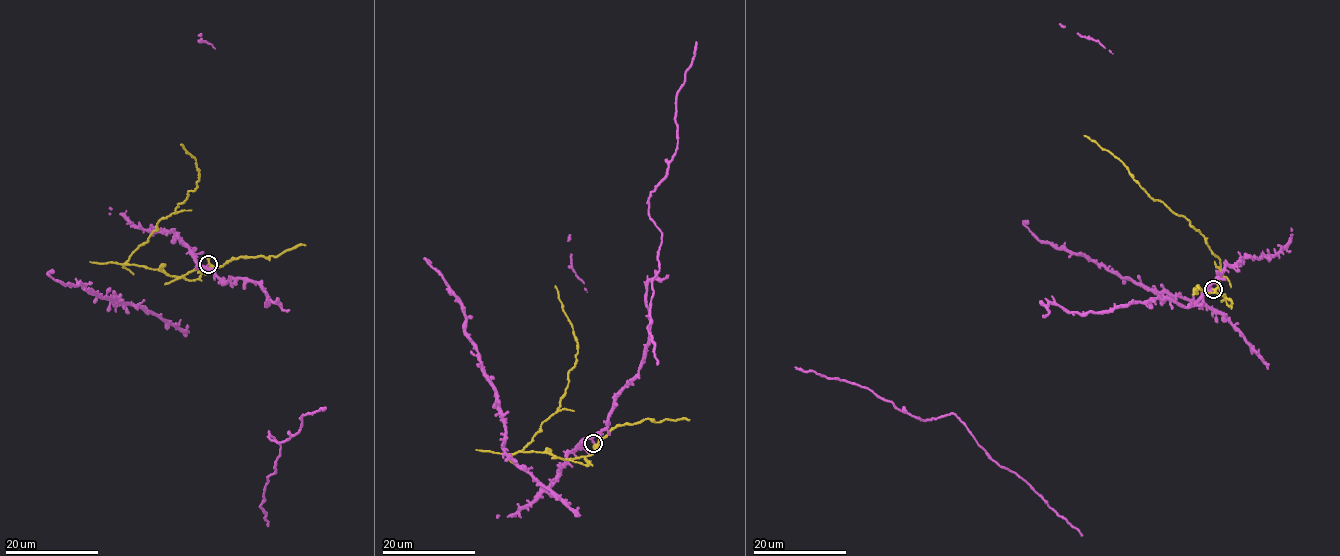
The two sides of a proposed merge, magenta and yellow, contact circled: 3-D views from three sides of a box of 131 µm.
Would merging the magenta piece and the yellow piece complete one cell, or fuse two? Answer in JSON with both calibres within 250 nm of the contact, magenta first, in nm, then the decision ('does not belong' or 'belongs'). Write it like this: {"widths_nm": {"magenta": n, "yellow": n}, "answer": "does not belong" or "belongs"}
{"widths_nm": {"magenta": 170, "yellow": 180}, "answer": "does not belong"}

